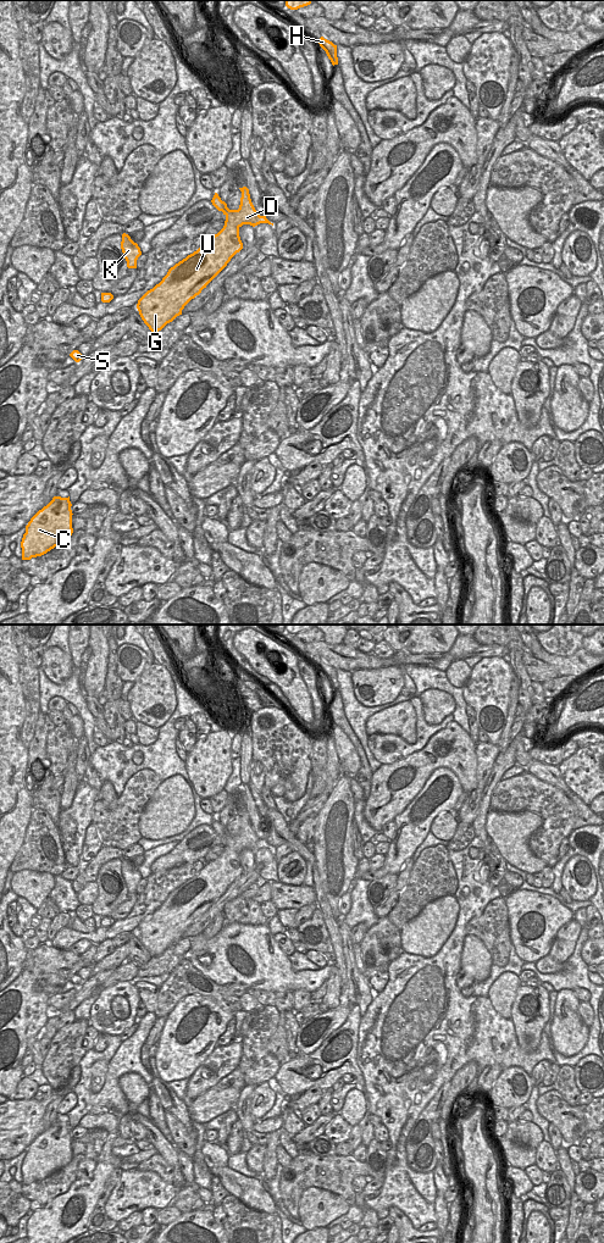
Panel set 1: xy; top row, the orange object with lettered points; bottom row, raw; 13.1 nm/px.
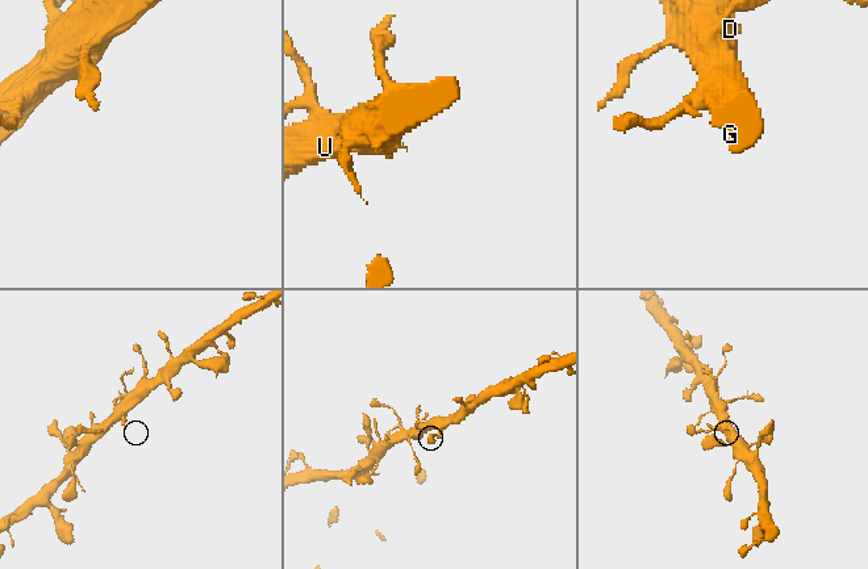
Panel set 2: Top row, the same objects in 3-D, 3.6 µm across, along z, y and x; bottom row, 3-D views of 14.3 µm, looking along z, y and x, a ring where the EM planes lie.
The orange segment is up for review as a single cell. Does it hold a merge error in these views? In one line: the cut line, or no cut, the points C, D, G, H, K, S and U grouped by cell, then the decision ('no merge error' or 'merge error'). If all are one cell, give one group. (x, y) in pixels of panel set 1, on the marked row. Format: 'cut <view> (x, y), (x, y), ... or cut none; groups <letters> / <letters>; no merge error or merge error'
cut none; groups C D G H K S U; no merge error

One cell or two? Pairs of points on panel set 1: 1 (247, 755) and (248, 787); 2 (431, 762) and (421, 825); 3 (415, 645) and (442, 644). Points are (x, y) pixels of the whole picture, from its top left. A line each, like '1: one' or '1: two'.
1: one
2: two
3: one

